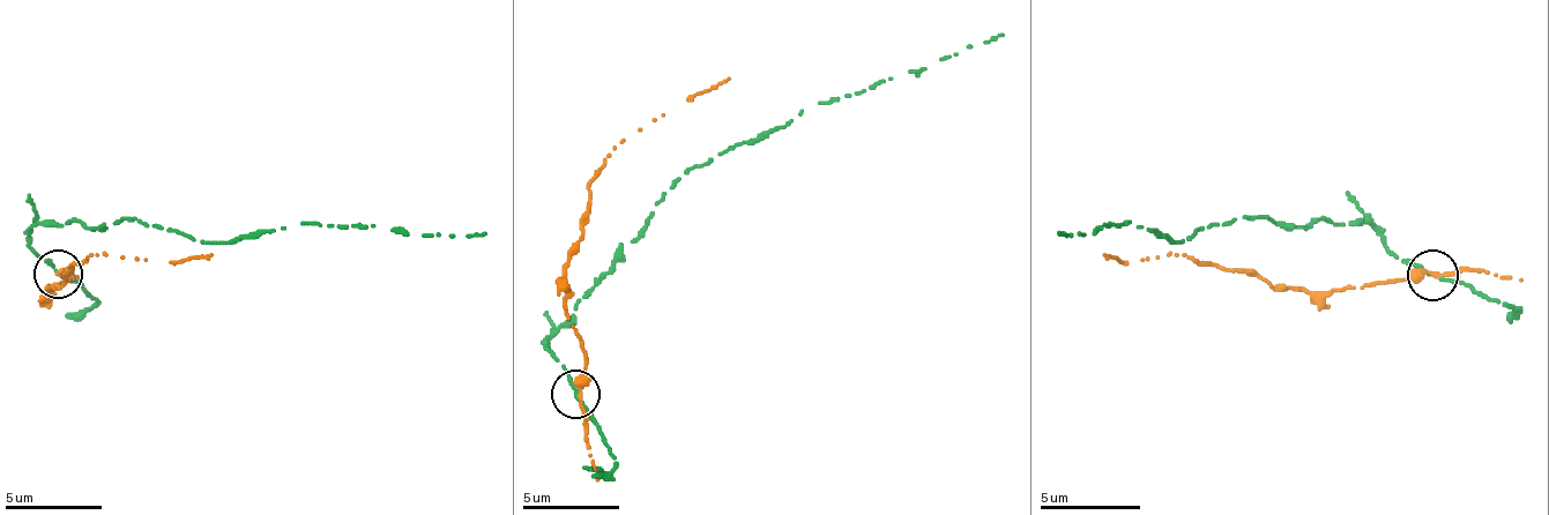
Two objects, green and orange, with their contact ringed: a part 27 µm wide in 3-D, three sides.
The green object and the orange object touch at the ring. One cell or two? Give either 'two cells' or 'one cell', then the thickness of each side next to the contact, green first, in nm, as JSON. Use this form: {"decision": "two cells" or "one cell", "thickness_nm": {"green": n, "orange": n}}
{"decision": "two cells", "thickness_nm": {"green": 170, "orange": 280}}

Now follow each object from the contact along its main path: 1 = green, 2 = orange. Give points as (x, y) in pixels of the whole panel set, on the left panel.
1: (57, 273), (32, 248), (37, 224), (81, 219), (96, 229), (140, 219), (213, 244), (299, 224), (484, 234)
2: (61, 273), (66, 277), (47, 288), (47, 292), (72, 273), (76, 263), (105, 253), (169, 263), (213, 253)

